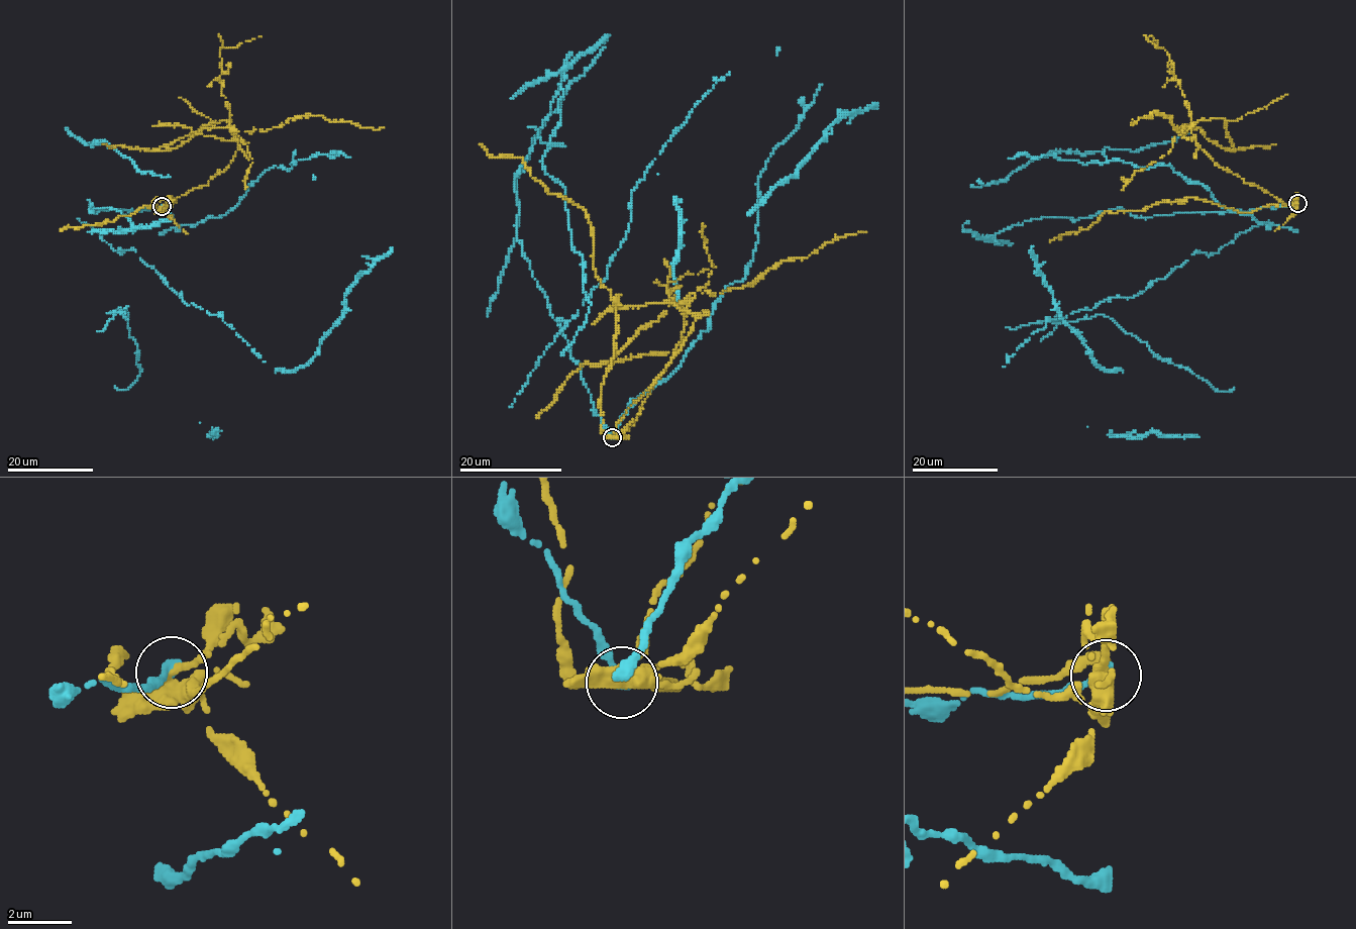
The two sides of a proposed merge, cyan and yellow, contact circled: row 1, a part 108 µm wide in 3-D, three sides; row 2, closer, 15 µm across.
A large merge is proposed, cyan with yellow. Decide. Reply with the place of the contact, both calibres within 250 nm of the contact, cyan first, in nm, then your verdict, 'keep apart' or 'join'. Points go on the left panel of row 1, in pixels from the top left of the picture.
place (162, 206); calibres 300 and 300 nm; keep apart

